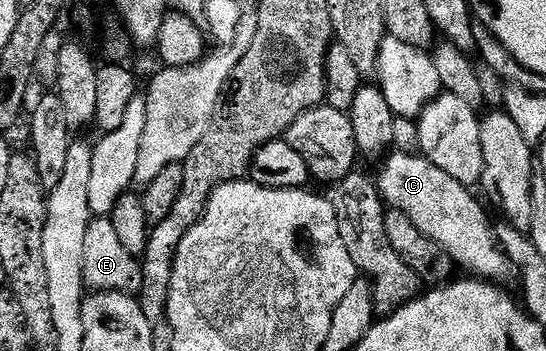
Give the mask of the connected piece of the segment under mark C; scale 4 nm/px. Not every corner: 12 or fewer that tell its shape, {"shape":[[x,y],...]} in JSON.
{"shape":[[391,154],[376,186],[471,276],[515,274],[471,188],[421,154]]}

